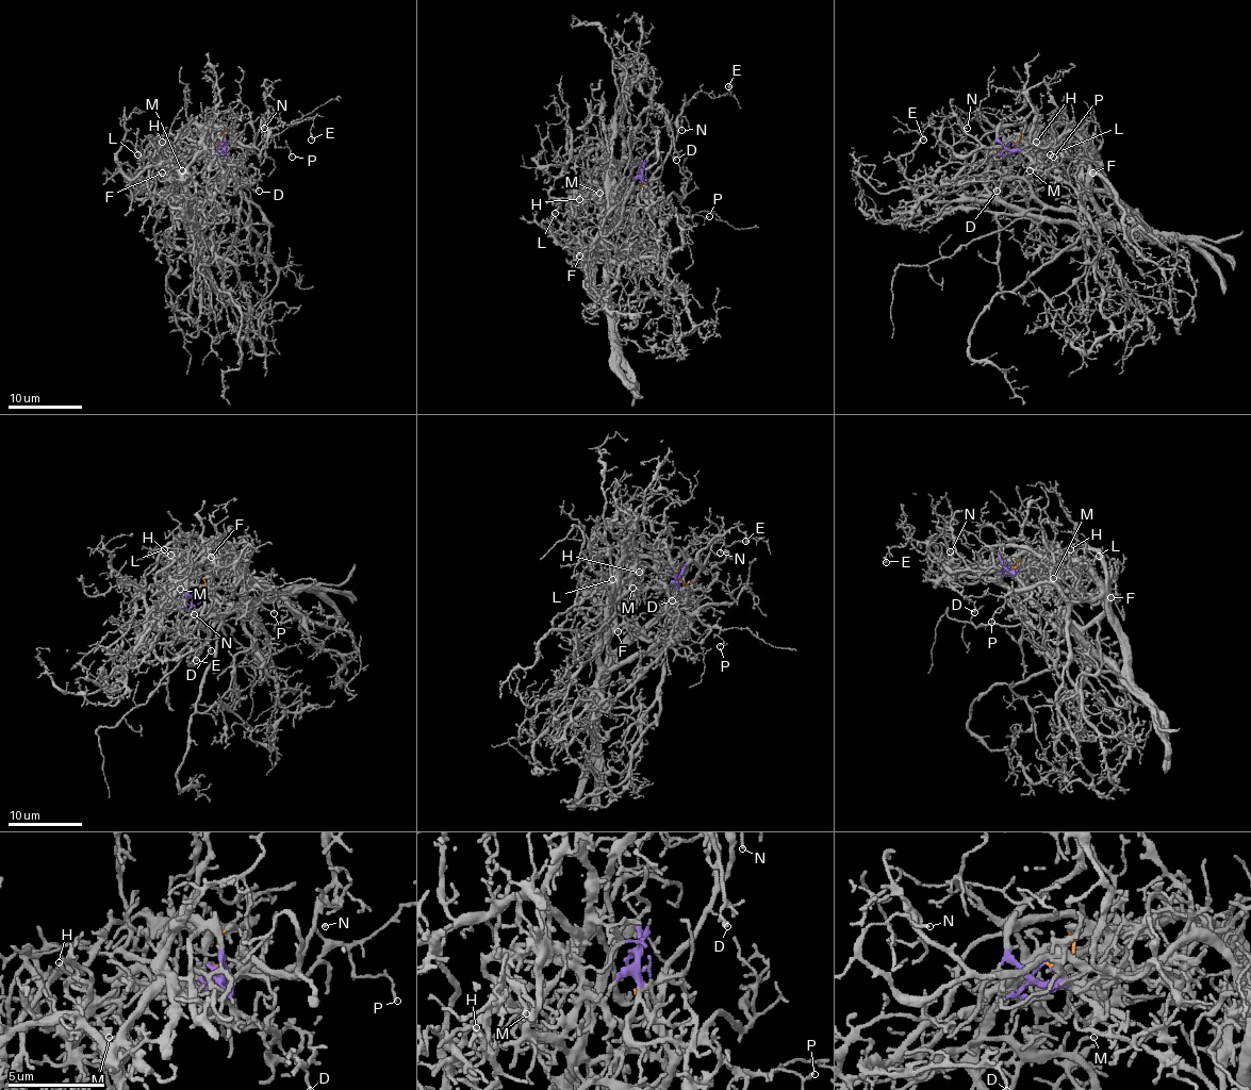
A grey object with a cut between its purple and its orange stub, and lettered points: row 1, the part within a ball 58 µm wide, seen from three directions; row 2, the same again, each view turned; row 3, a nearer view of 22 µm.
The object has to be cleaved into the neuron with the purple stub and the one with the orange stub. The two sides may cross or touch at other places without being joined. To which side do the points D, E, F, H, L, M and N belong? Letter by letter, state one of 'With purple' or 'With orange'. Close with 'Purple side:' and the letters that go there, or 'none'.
D: With purple
E: With orange
F: With purple
H: With purple
L: With purple
M: With purple
N: With orange
Purple side: D, F, H, L, M

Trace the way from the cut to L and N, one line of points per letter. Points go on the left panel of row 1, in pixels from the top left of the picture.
L: (220, 142), (224, 149), (188, 149), (179, 157), (164, 145), (150, 157), (136, 154)
N: (220, 142), (231, 130), (259, 154), (264, 129)

